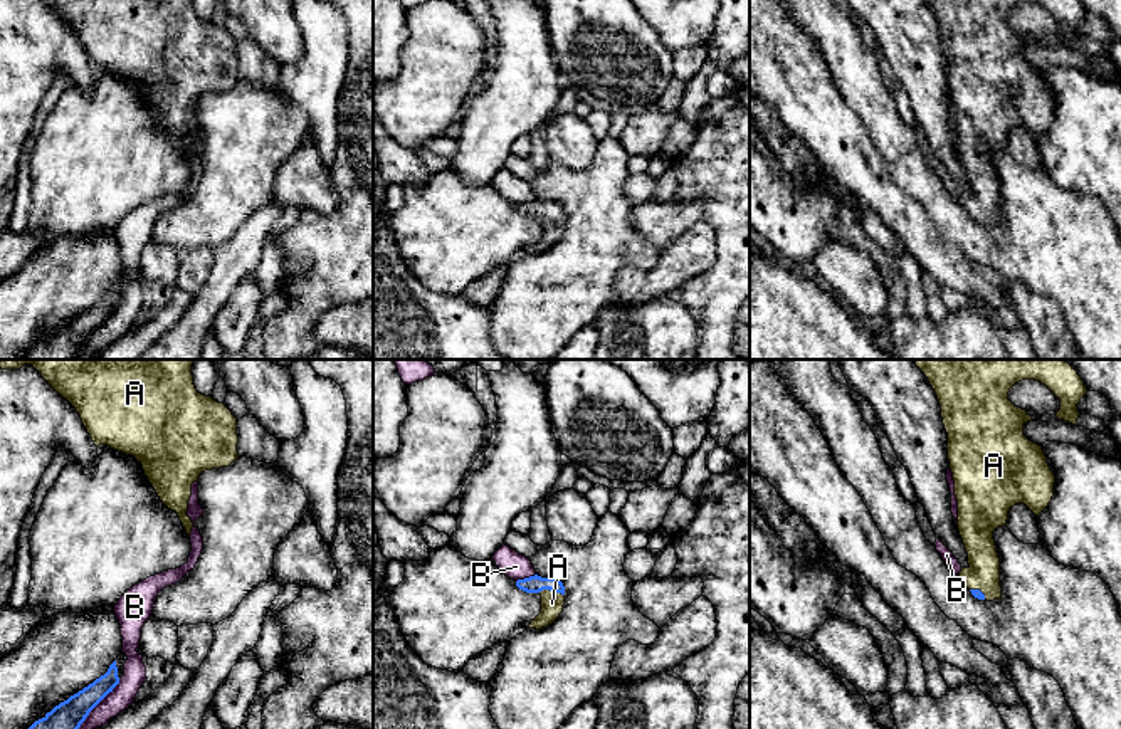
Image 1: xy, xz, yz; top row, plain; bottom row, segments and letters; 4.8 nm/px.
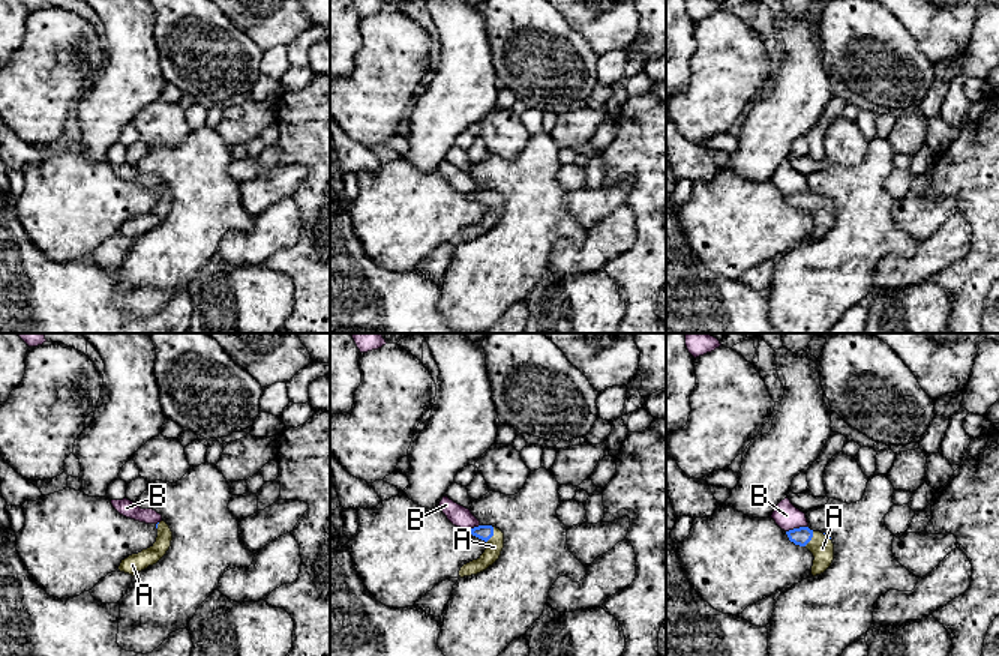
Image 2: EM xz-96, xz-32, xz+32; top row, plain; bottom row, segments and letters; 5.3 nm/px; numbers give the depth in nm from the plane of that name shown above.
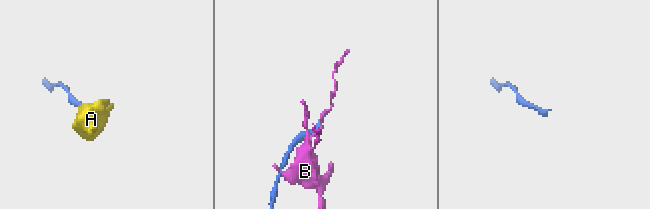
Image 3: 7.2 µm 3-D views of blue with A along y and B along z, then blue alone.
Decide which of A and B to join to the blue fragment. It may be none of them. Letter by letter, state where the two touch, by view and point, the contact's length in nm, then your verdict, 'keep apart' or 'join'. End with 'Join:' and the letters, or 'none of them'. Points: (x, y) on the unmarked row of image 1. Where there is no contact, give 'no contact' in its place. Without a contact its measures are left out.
A: xz (552, 214) | 130 nm | join
B: xy (94, 330) | 360 nm | keep apart
Join: A

